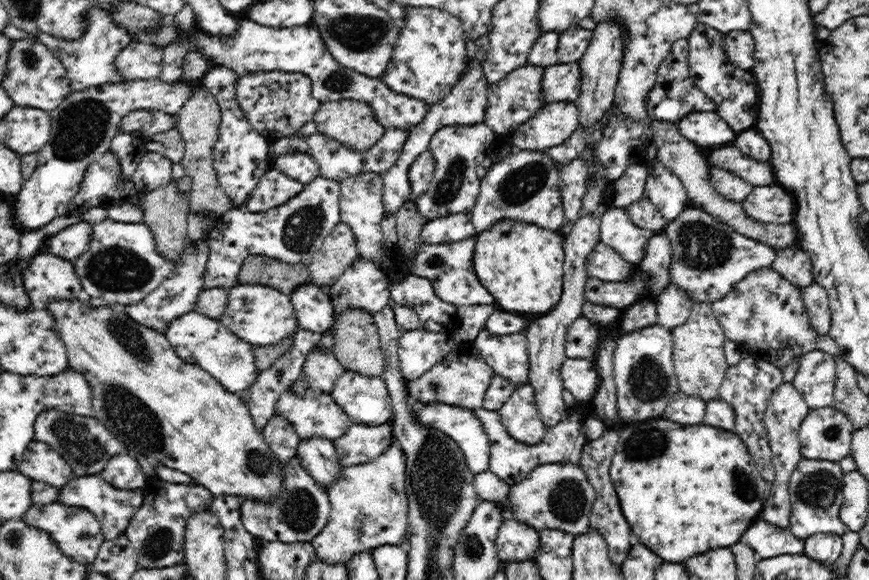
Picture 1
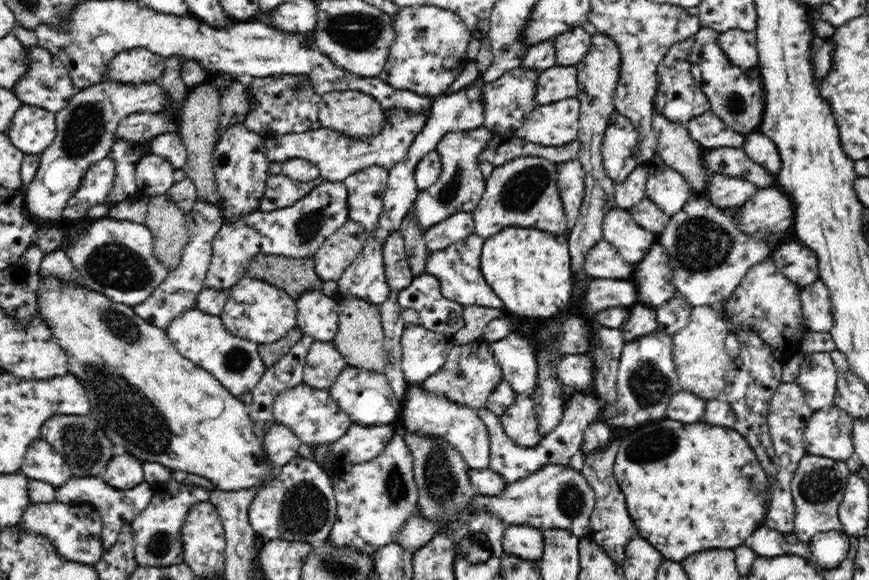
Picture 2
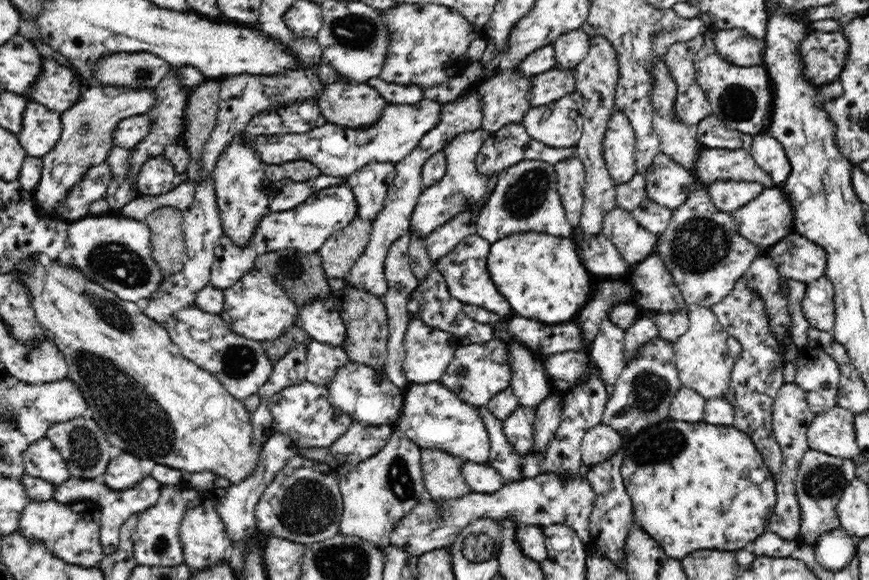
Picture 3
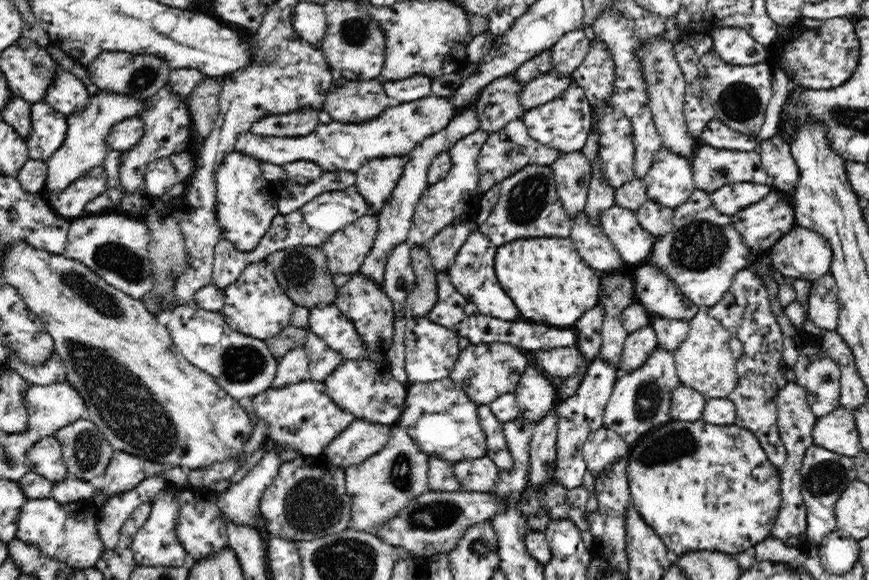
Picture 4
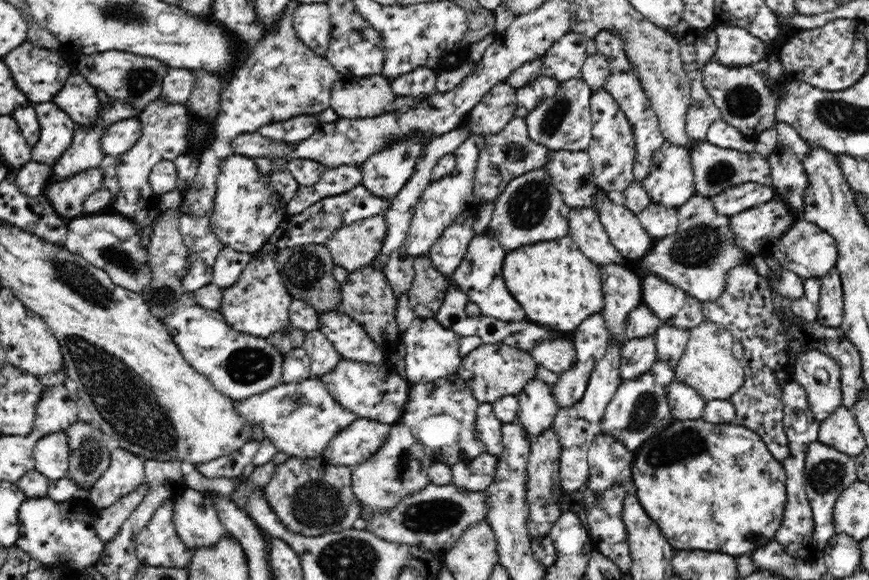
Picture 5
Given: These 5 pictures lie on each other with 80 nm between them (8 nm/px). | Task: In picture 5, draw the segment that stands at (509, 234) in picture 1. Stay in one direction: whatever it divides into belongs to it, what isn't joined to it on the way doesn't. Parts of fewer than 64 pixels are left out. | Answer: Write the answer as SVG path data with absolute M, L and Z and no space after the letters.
M569 236L506 250L502 260L504 283L522 305L527 320L566 334L572 334L584 318L600 312L604 306L599 270L598 265L587 259Z

